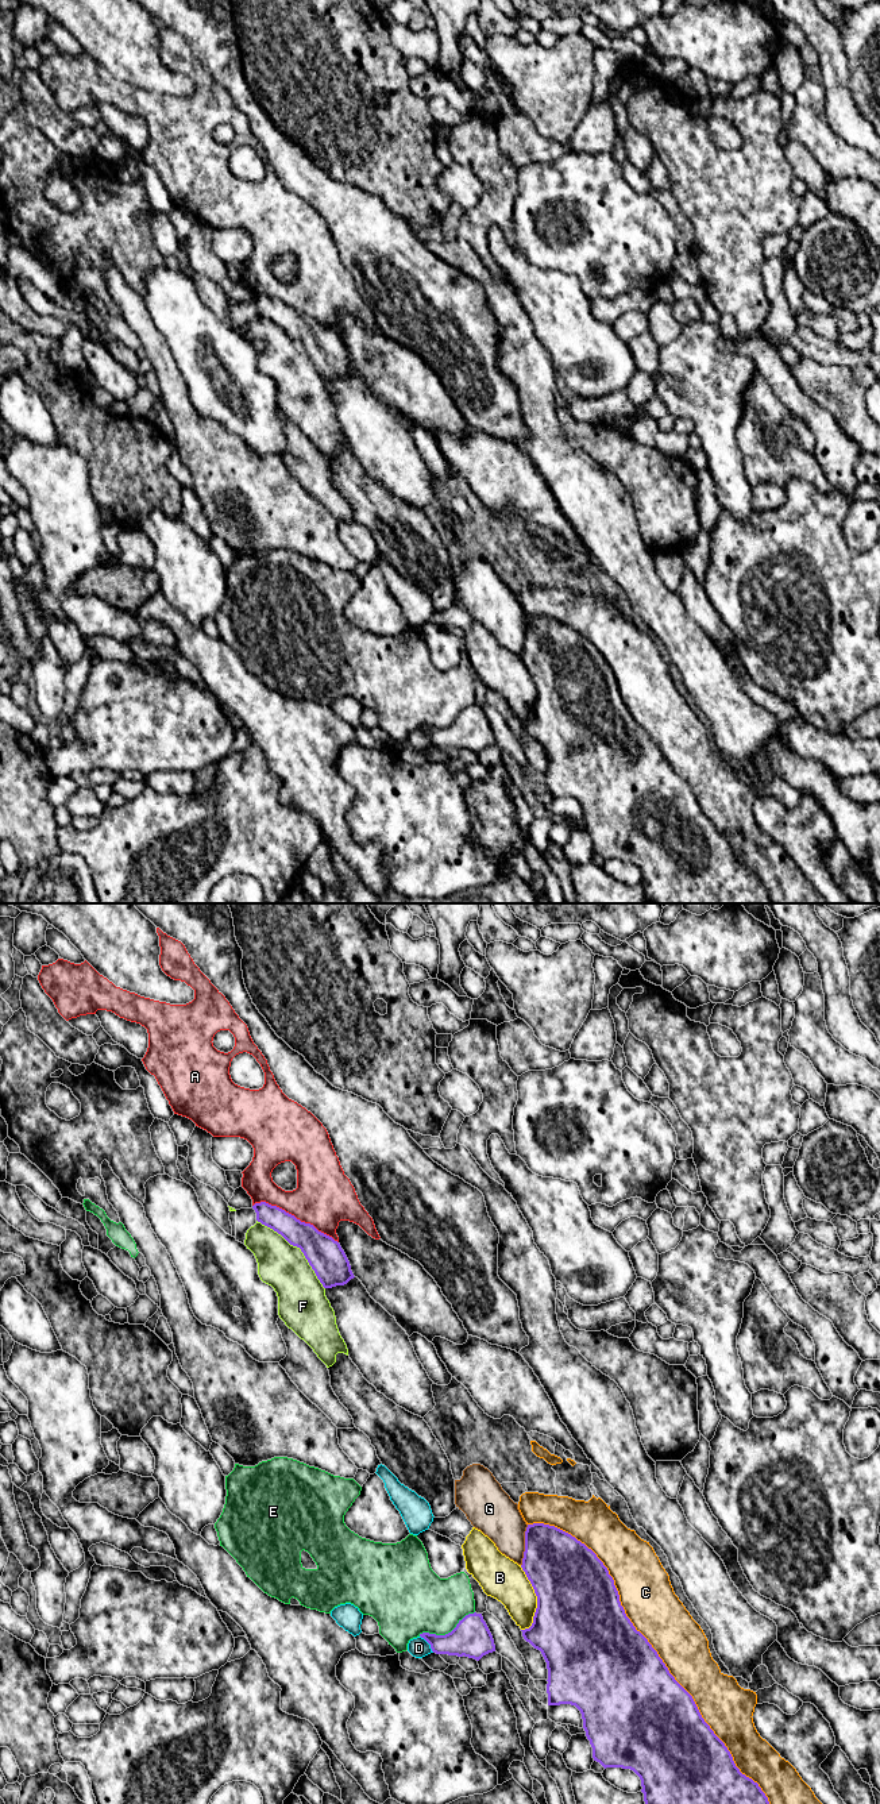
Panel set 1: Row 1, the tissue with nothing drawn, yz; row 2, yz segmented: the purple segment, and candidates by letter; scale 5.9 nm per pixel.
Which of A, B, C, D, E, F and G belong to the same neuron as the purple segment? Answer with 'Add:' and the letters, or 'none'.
Add: D

